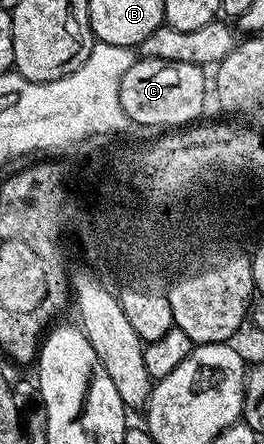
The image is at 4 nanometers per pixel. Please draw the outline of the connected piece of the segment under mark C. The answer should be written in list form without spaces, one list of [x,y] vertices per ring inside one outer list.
[[[140,57],[122,75],[122,87],[120,98],[122,99],[122,111],[131,119],[133,126],[161,125],[164,131],[171,131],[177,127],[187,127],[201,120],[200,112],[204,109],[204,92],[209,92],[210,85],[204,82],[205,70],[194,63],[174,63],[166,59],[154,59],[153,57]]]

